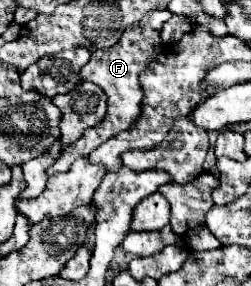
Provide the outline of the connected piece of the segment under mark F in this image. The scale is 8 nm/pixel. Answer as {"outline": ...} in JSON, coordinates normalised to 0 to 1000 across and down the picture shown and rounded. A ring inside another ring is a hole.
{"outline":[[[550,84],[542,91],[510,91],[454,161],[367,182],[367,203],[319,245],[319,266],[327,266],[327,280],[398,294],[414,308],[414,322],[430,329],[430,392],[414,406],[414,427],[398,427],[390,441],[343,455],[335,476],[311,497],[279,503],[255,524],[255,552],[231,552],[191,587],[199,615],[215,615],[231,601],[271,601],[279,580],[295,573],[295,559],[343,552],[375,517],[390,517],[398,503],[414,503],[430,483],[446,483],[470,462],[518,455],[542,434],[542,420],[558,413],[566,350],[574,350],[574,315],[558,301],[558,252],[574,252],[614,203],[622,203],[622,168],[606,154],[590,154],[590,140],[566,119],[566,91],[550,91]]]}

